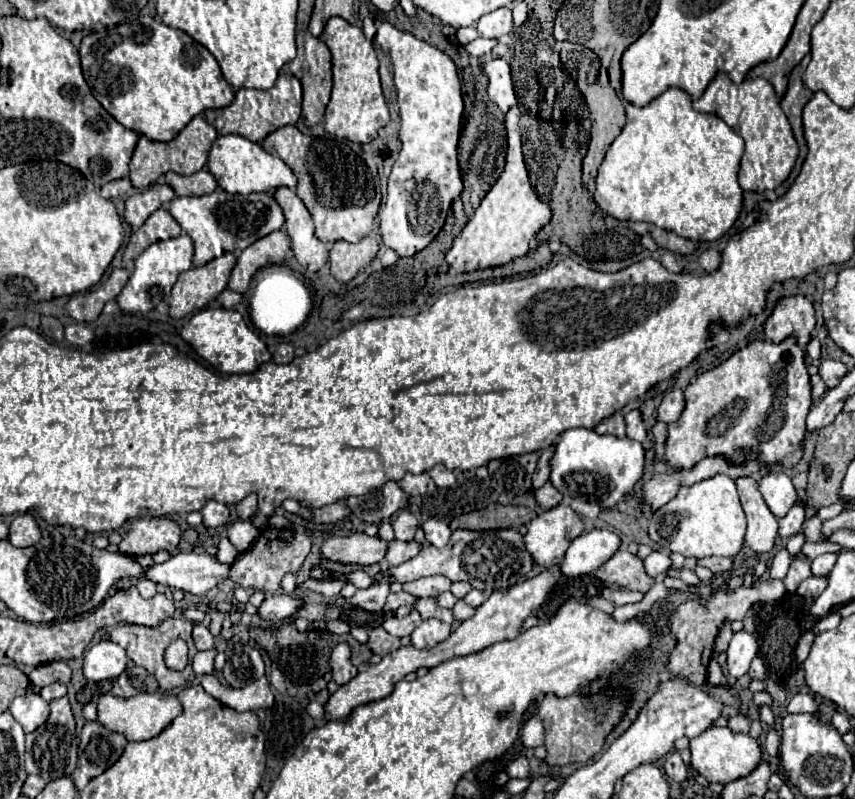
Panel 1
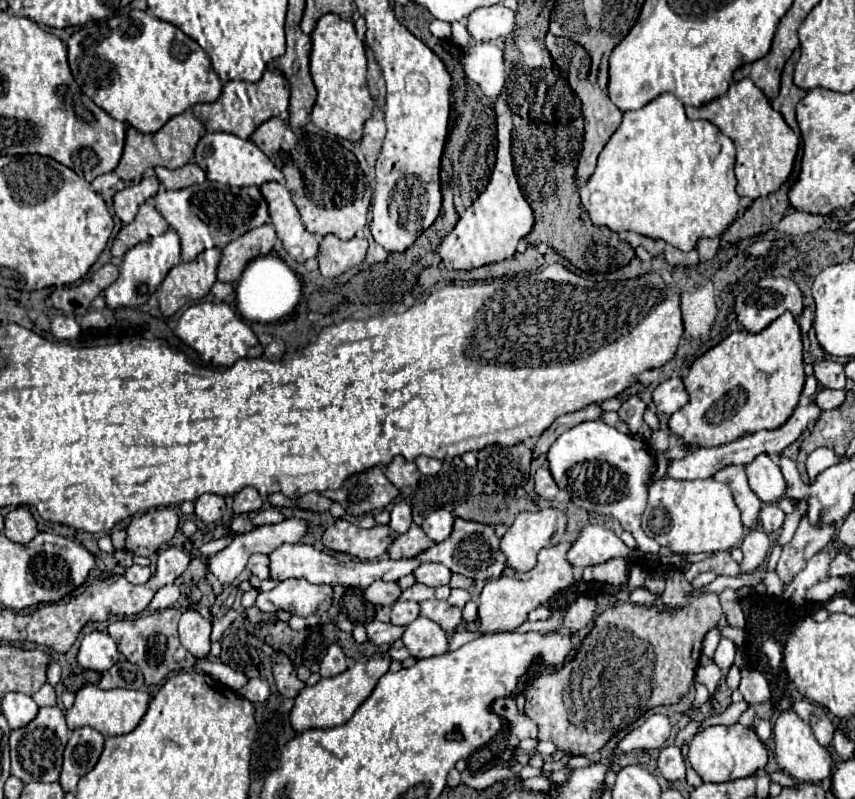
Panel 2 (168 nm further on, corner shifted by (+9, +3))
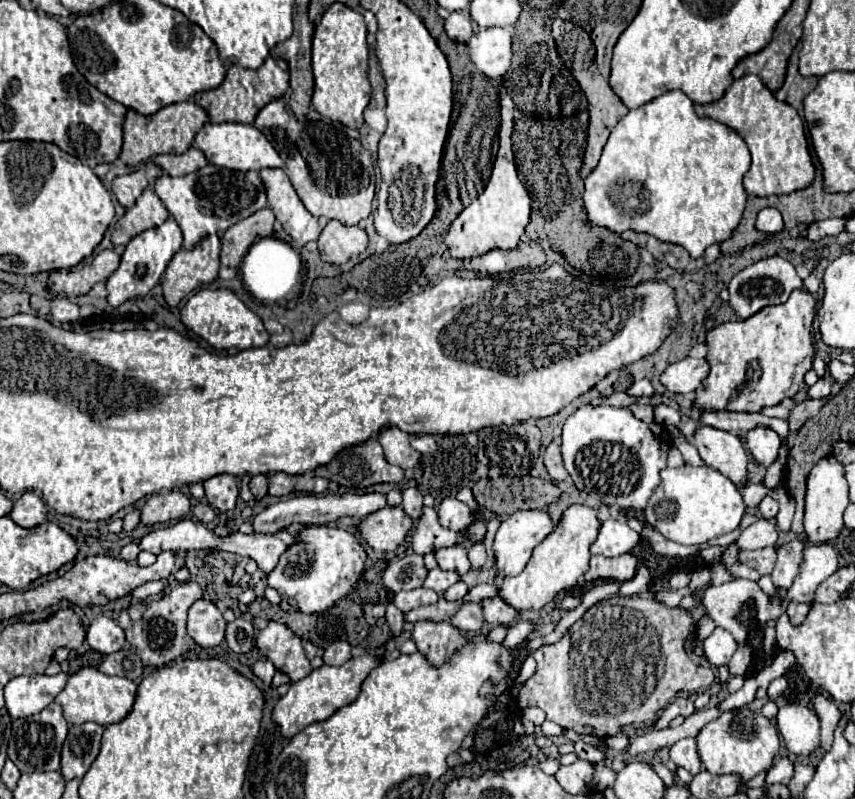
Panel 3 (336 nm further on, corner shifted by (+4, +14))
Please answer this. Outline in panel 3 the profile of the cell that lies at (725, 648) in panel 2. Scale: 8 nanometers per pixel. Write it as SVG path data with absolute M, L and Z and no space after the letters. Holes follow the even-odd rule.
M716 628L708 638L702 640L702 644L704 644L704 658L706 658L706 662L716 666L716 668L728 664L732 654L738 648L738 644L732 638L732 634L728 630L722 630L722 628Z

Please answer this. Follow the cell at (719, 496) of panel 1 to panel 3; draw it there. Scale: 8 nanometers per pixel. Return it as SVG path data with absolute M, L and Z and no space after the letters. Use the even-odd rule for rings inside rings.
M710 466L666 468L660 476L662 482L650 496L644 516L646 522L668 540L678 544L704 544L738 528L746 506L742 502L742 494L730 478Z

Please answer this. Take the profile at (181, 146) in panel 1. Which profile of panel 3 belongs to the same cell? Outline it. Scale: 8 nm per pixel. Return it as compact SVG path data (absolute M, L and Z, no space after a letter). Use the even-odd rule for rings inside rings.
M178 102L160 108L150 116L142 116L134 110L126 112L124 120L124 146L120 160L128 166L138 166L156 154L182 154L192 146L196 132L208 122L208 114L194 102Z

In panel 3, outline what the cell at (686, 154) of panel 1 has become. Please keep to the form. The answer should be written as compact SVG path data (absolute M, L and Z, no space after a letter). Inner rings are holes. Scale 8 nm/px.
M682 90L666 92L652 102L630 110L612 130L598 166L584 180L584 208L592 226L608 228L616 234L626 230L656 236L660 242L672 242L688 250L692 258L700 258L712 244L728 240L746 208L746 192L742 176L750 168L750 152L746 142L726 124L712 118L698 118L692 100Z

